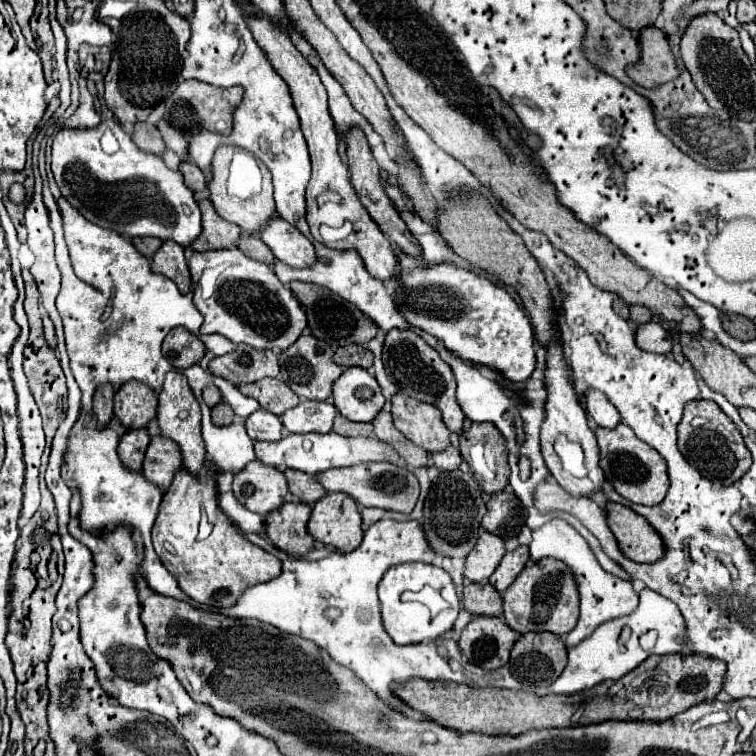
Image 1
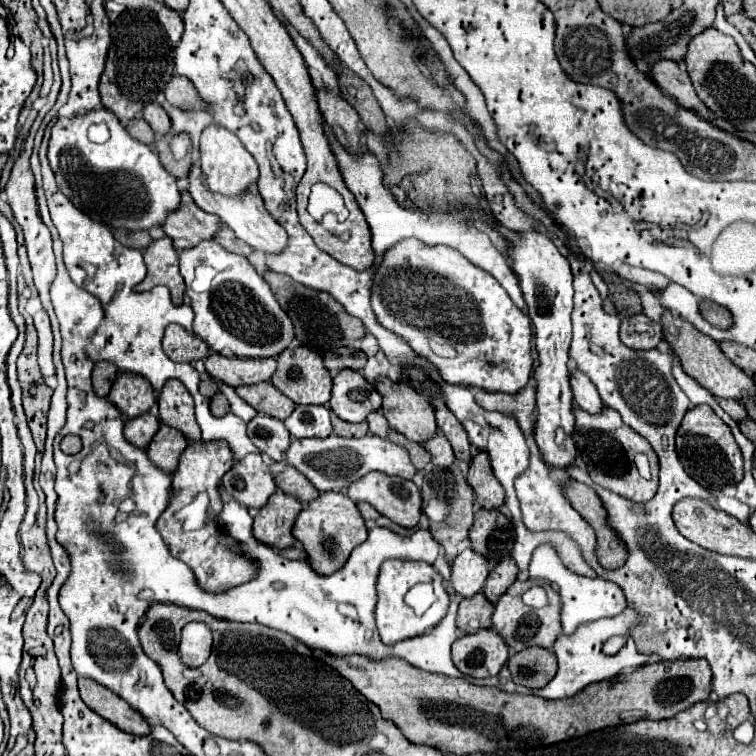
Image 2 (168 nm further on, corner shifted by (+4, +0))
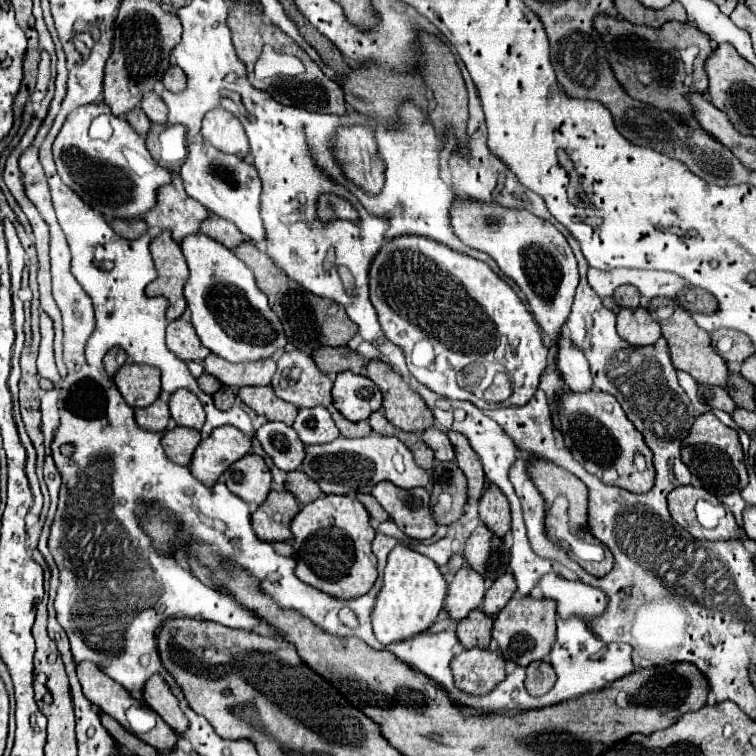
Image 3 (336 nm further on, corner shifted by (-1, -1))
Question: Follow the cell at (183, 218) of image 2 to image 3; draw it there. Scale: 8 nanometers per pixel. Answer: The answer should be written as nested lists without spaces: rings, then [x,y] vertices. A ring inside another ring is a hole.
[[[173,173],[171,183],[157,191],[157,203],[153,211],[145,213],[145,221],[149,227],[169,229],[173,239],[181,243],[187,235],[199,231],[199,225],[207,215],[207,209],[185,193],[181,177]]]

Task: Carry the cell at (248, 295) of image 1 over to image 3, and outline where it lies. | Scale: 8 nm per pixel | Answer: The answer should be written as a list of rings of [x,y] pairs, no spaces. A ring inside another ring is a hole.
[[[203,233],[185,237],[181,249],[189,265],[189,279],[185,281],[183,295],[193,313],[191,323],[195,325],[201,343],[211,353],[231,363],[241,363],[271,357],[285,347],[287,337],[281,321],[271,311],[267,297],[257,289],[253,273],[231,249],[225,249]]]

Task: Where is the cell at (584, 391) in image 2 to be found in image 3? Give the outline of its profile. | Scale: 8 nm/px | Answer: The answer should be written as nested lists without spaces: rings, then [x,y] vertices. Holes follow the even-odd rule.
[[[561,331],[557,339],[557,369],[571,391],[589,391],[593,387],[589,363],[577,345],[569,339],[567,331]]]

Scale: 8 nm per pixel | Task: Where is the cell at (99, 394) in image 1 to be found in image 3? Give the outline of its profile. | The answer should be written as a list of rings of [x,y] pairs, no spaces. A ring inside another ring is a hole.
[[[113,347],[109,349],[109,353],[105,355],[103,359],[103,365],[105,365],[105,371],[109,377],[113,377],[117,373],[117,369],[127,361],[127,353],[121,349],[121,347]]]

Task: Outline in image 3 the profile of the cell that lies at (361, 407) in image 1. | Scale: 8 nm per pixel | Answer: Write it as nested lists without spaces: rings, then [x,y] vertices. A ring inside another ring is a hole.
[[[343,371],[333,383],[333,405],[349,421],[363,421],[381,407],[381,391],[367,377]]]

